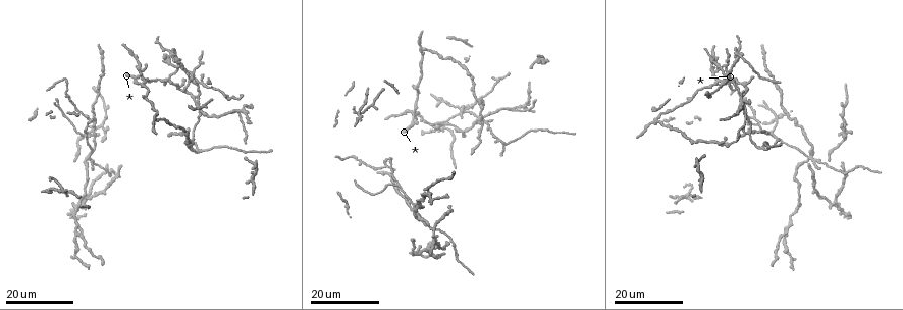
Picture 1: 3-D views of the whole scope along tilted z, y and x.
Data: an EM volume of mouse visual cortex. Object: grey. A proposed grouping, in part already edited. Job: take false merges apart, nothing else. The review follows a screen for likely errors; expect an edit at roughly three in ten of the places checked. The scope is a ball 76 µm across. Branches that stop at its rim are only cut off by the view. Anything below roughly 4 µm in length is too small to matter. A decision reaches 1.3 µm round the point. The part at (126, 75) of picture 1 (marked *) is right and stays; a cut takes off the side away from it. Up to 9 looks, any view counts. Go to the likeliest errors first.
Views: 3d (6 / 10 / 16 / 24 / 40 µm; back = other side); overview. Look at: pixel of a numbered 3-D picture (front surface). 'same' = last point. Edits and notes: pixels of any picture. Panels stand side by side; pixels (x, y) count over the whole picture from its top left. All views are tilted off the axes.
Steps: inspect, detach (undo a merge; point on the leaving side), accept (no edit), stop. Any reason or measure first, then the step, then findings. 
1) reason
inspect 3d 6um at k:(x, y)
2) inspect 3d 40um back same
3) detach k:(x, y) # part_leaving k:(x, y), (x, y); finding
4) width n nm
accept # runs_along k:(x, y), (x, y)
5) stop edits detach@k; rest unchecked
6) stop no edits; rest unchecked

inspect 3d 24um at 1:(200, 104)

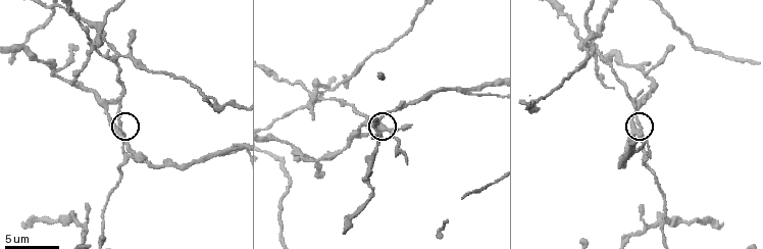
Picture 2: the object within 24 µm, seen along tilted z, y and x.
inspect 3d 6um at 2:(377, 129)

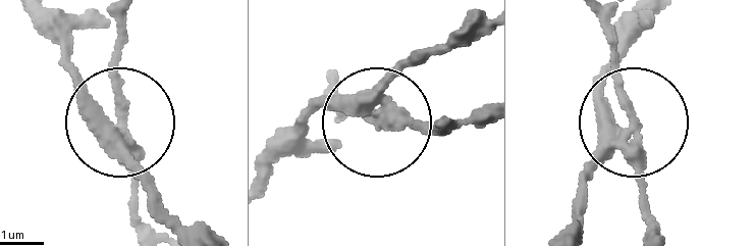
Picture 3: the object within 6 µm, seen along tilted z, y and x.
width 310 nm
detach 3:(132, 196) # part_leaving 3:(127, 136), (136, 233); a second neuron is stuck on

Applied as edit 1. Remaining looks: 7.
four arms meet
inspect 3d 24um at 1:(89, 158)

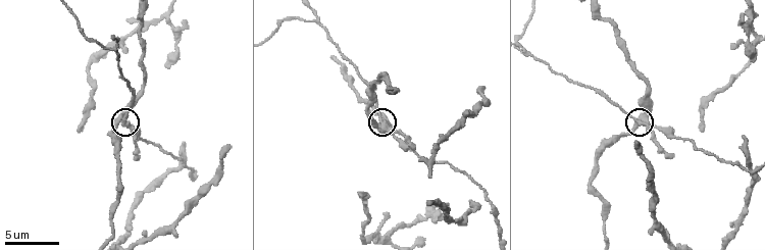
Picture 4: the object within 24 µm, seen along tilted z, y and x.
closer look
inspect 3d 6um at 4:(637, 122)

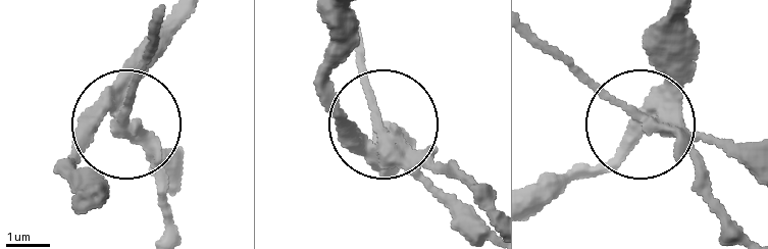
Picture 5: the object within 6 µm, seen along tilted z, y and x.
arms 4
detach 5:(133, 96) # part_leaving 5:(123, 134), (160, 30); two neurons meet here

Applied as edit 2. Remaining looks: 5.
three arms meet
inspect 3d 10um at 2:(217, 156)

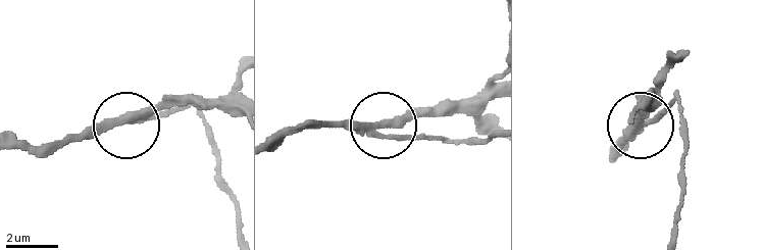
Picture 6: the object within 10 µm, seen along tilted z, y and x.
arms 3
detach 6:(400, 140) # part_leaving 6:(369, 131), (384, 138), (494, 137); two neurons meet here

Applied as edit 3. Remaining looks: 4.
inspect overview

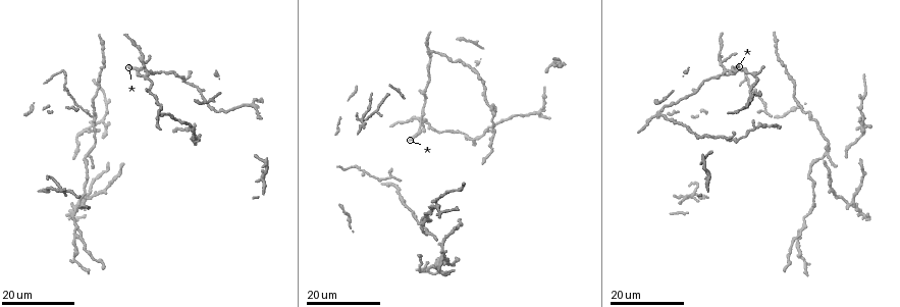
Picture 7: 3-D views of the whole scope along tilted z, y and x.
calibre changes
inspect 3d 16um at 7:(400, 190)

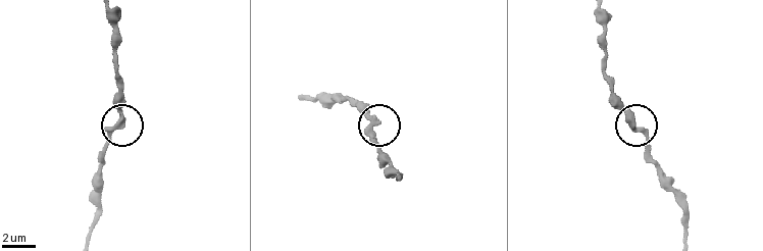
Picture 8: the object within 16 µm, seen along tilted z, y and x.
inspect 3d 6um at 8:(118, 123)

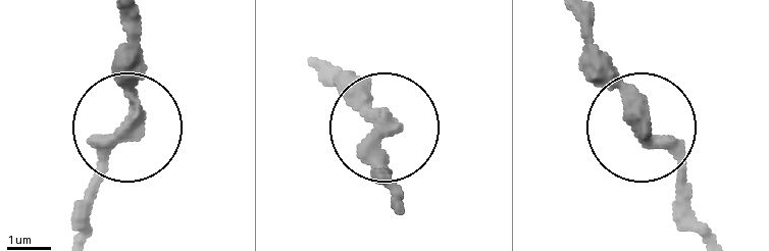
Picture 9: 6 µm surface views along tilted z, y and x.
other side
inspect 3d 6um back at 9:(389, 128)

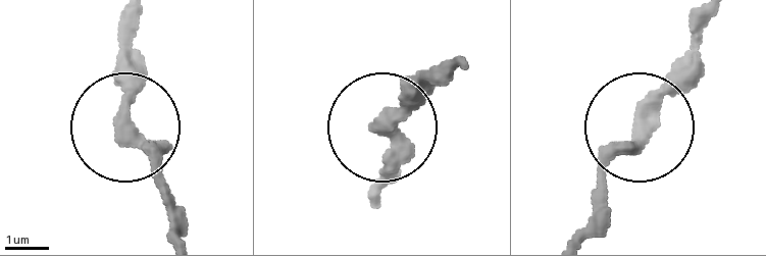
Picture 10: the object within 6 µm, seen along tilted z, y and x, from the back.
accept # one neuron here

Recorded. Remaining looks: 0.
stop edits detach@3, detach@5, detach@6; rest unchecked

